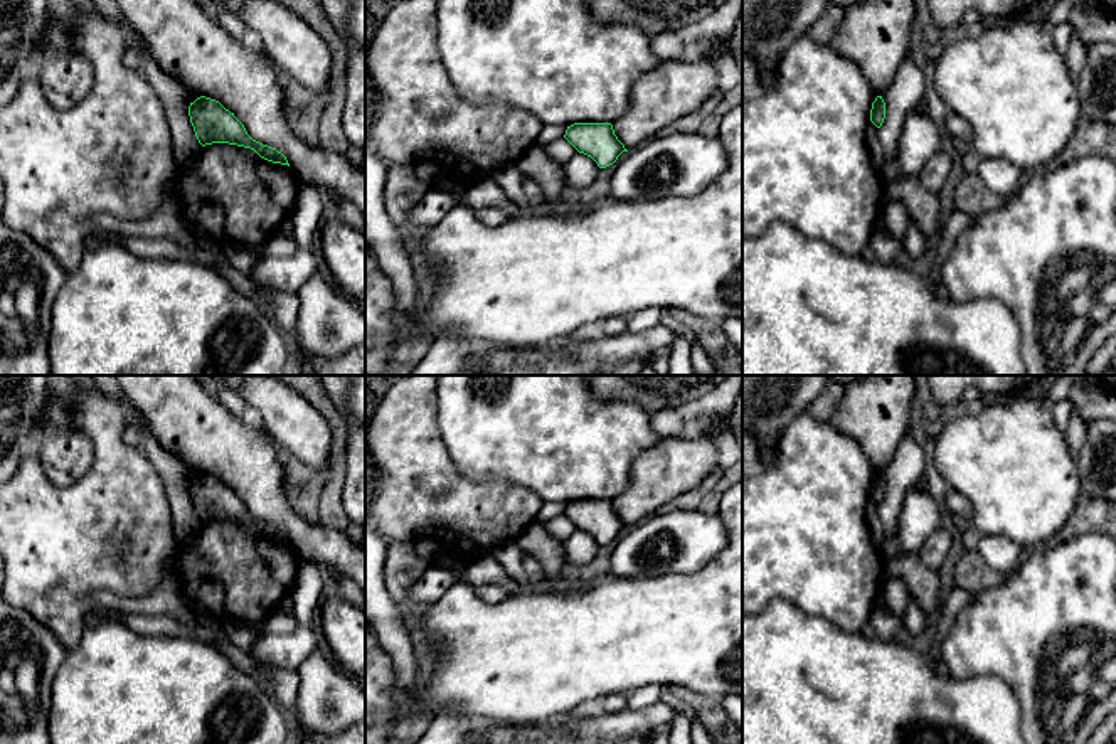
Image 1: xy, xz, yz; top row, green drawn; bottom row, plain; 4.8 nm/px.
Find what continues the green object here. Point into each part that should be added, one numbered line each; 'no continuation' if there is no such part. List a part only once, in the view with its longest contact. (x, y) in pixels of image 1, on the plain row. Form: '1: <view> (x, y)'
no continuation

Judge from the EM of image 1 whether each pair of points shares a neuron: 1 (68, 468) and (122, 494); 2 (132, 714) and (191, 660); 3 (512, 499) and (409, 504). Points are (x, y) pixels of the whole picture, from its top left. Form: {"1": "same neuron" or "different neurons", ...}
{"1": "different neurons", "2": "same neuron", "3": "same neuron"}

